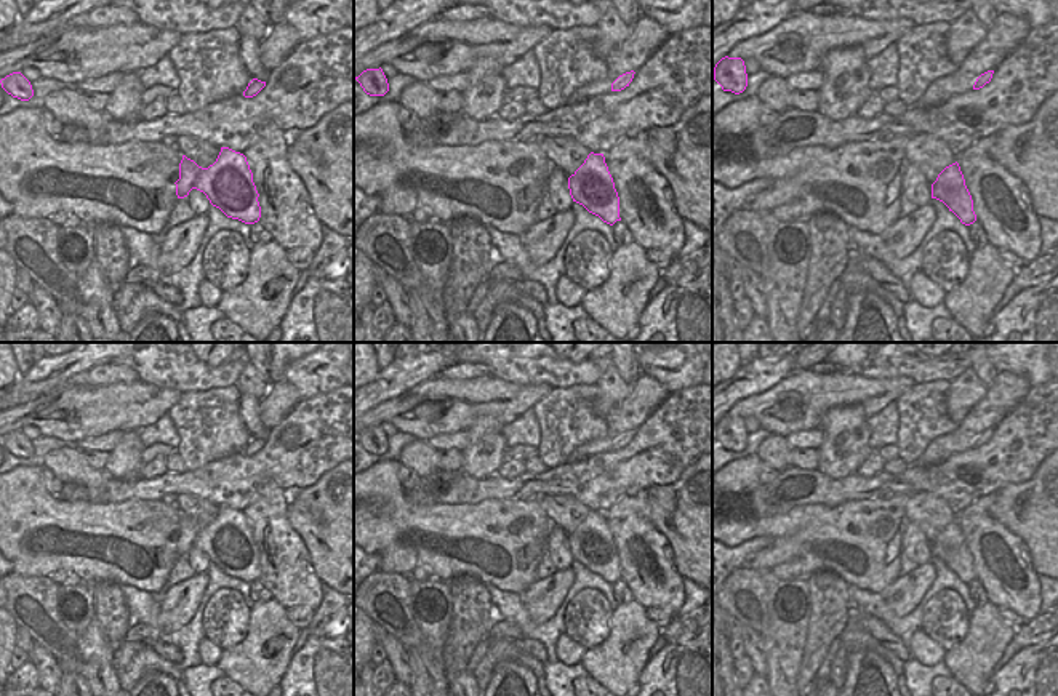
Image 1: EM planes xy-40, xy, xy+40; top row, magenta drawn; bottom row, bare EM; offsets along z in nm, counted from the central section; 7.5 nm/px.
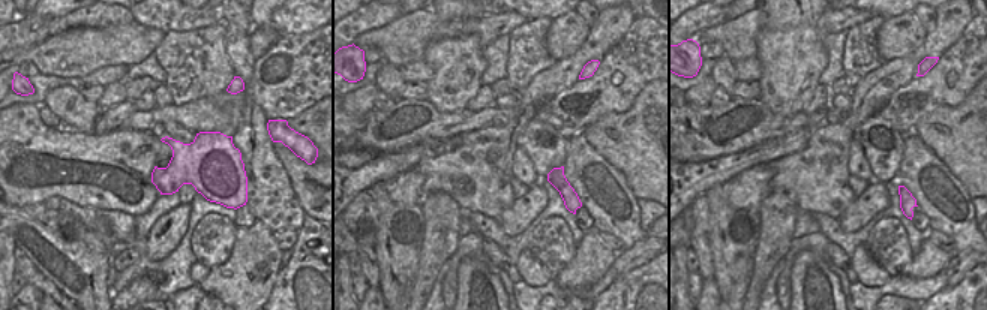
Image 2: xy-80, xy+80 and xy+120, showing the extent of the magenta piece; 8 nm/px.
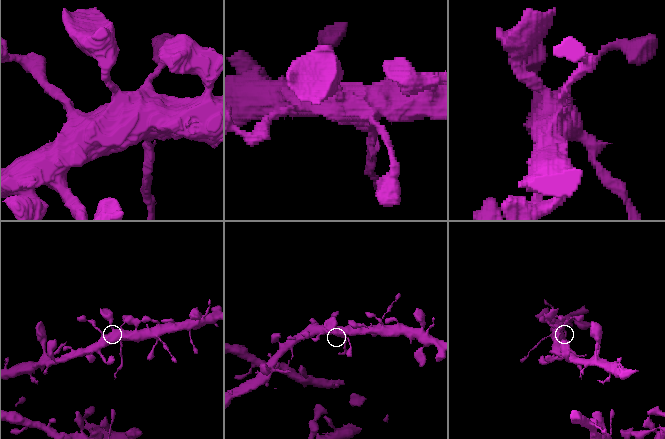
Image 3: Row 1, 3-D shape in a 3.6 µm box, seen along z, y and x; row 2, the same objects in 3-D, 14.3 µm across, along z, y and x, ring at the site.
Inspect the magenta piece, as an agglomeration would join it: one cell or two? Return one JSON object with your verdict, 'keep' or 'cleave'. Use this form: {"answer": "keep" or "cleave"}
{"answer": "cleave"}

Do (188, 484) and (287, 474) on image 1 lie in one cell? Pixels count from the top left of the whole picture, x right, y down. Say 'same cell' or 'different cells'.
same cell

